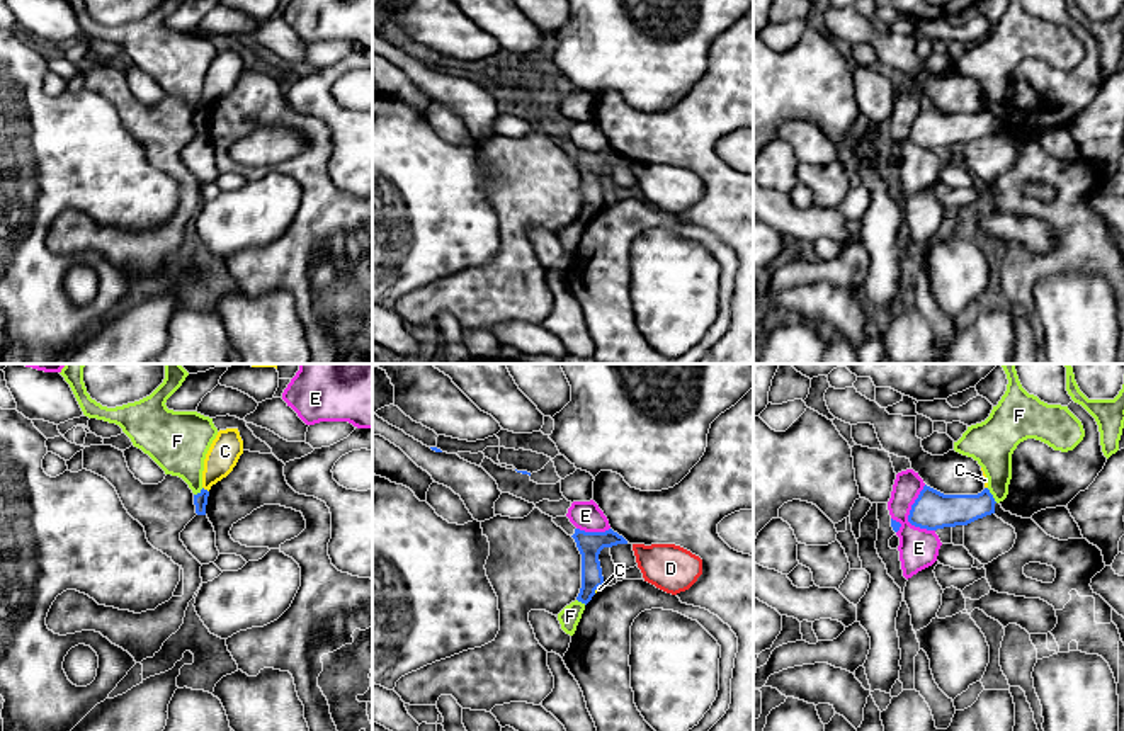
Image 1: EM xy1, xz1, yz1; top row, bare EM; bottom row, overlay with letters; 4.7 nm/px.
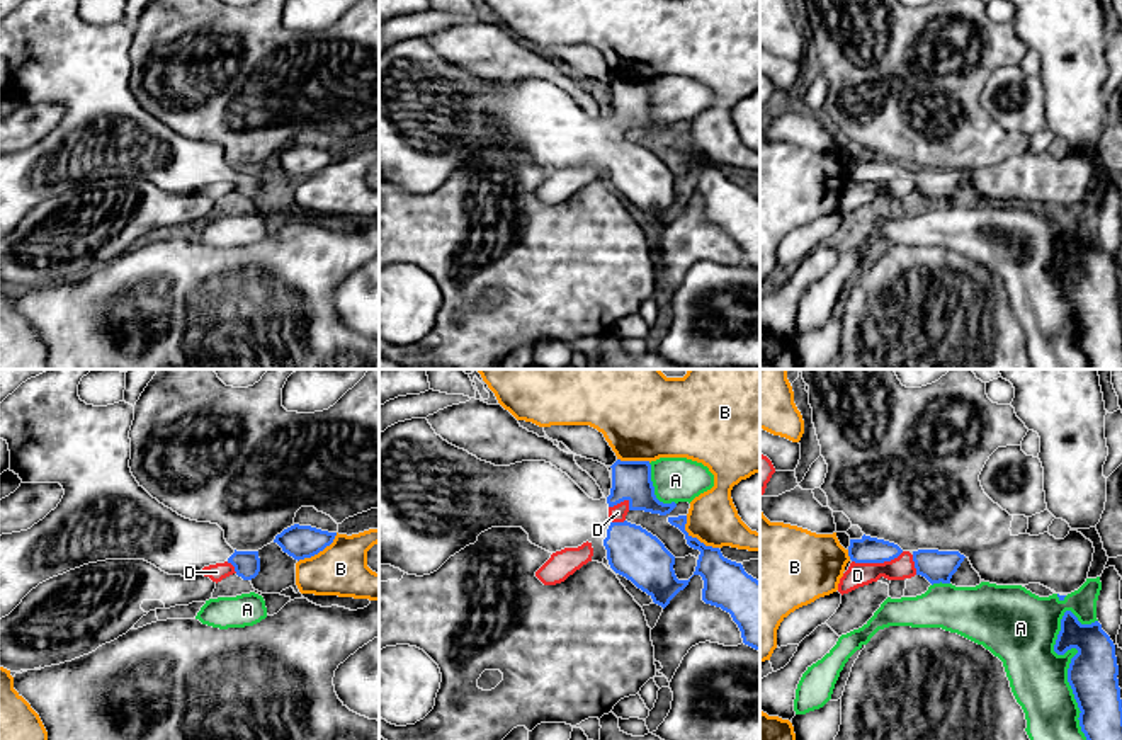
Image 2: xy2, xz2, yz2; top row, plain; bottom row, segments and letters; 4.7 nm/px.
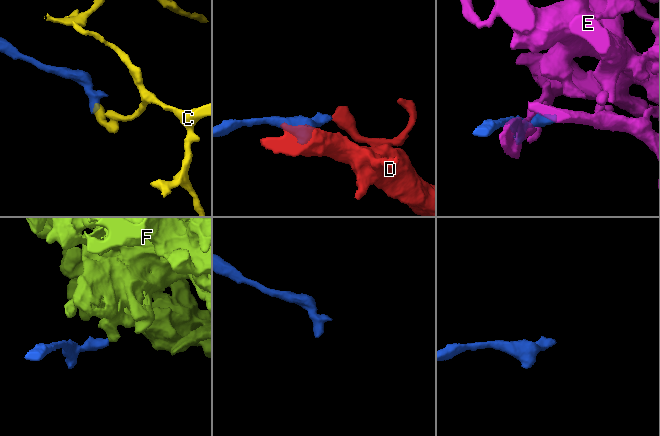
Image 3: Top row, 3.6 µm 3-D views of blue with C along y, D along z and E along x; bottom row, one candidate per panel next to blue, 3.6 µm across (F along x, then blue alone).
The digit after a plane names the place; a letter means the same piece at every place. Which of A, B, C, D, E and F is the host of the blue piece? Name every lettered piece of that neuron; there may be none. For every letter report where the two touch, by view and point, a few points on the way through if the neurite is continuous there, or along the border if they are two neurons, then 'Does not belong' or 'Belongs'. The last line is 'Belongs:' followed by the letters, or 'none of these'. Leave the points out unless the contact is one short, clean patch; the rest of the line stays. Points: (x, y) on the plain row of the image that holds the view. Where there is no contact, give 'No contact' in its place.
A: Touches blue at yz2 (1068, 288). Does not belong
B: Touches blue at xz2 (696, 157). Does not belong
C: Touches blue at xy1 (206, 109). Boundary: xy1 (203, 106), (208, 111). Does not belong
D: Touches blue at yz2 (878, 181). Boundary: yz2 (903, 170), (883, 181), (852, 181). Does not belong
E: Touches blue at yz1 (908, 135). Does not belong
F: Touches blue at yz1 (992, 114). Boundary: yz1 (987, 107), (997, 121). Does not belong
Belongs: none of these

